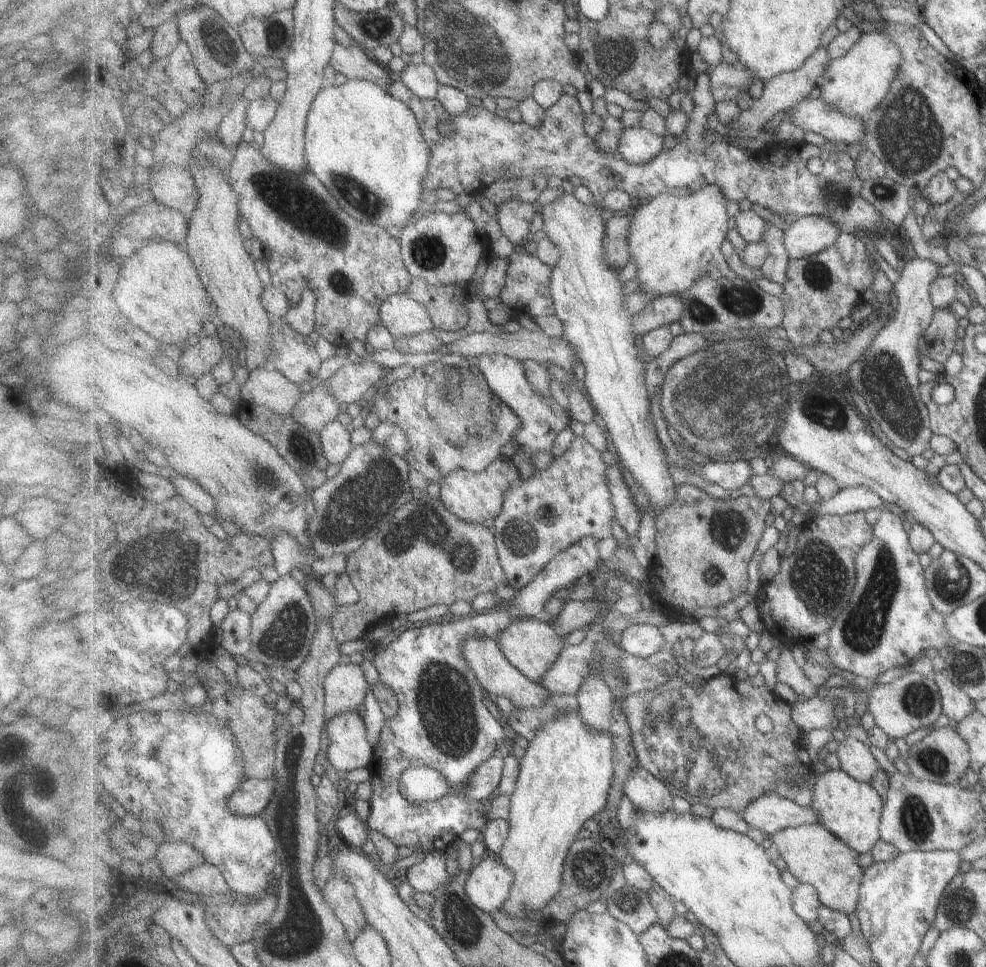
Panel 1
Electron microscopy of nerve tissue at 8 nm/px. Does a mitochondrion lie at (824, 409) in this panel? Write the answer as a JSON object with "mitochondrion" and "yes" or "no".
{"mitochondrion":"yes"}

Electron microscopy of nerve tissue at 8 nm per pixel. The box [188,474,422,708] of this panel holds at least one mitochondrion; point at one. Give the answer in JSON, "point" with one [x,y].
{"point":[399,535]}

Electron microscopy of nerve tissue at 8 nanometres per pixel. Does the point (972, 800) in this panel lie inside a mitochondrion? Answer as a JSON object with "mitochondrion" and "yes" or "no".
{"mitochondrion":"no"}

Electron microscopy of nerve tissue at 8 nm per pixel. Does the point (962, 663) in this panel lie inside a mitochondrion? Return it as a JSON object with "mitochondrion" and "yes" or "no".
{"mitochondrion":"yes"}

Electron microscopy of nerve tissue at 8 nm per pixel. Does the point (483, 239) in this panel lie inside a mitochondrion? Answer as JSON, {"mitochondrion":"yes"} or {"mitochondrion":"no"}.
{"mitochondrion":"no"}

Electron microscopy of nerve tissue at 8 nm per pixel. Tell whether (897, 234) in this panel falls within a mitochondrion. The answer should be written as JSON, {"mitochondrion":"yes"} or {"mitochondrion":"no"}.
{"mitochondrion":"no"}

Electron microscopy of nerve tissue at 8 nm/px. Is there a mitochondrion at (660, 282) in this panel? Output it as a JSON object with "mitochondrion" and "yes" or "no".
{"mitochondrion":"no"}

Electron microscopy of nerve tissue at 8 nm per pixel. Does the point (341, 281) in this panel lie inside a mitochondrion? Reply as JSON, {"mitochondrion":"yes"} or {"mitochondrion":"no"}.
{"mitochondrion":"yes"}

